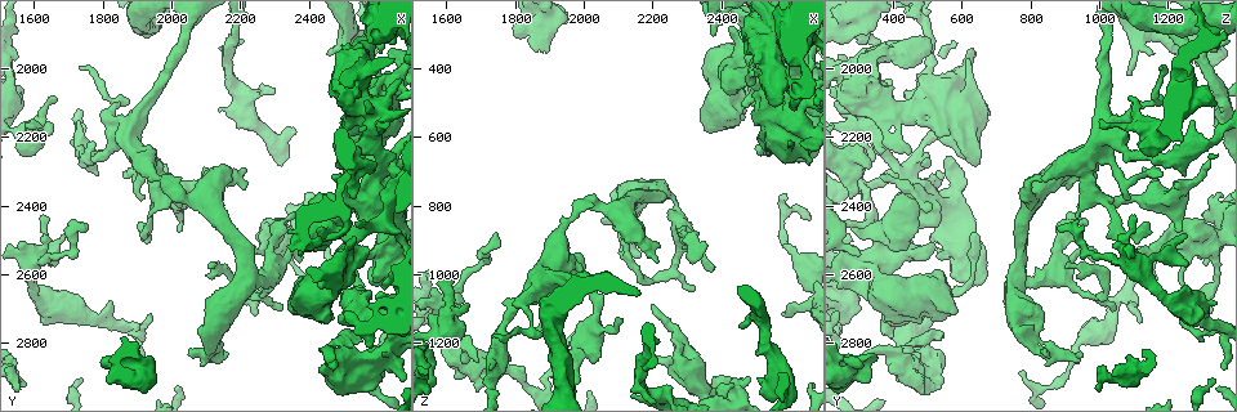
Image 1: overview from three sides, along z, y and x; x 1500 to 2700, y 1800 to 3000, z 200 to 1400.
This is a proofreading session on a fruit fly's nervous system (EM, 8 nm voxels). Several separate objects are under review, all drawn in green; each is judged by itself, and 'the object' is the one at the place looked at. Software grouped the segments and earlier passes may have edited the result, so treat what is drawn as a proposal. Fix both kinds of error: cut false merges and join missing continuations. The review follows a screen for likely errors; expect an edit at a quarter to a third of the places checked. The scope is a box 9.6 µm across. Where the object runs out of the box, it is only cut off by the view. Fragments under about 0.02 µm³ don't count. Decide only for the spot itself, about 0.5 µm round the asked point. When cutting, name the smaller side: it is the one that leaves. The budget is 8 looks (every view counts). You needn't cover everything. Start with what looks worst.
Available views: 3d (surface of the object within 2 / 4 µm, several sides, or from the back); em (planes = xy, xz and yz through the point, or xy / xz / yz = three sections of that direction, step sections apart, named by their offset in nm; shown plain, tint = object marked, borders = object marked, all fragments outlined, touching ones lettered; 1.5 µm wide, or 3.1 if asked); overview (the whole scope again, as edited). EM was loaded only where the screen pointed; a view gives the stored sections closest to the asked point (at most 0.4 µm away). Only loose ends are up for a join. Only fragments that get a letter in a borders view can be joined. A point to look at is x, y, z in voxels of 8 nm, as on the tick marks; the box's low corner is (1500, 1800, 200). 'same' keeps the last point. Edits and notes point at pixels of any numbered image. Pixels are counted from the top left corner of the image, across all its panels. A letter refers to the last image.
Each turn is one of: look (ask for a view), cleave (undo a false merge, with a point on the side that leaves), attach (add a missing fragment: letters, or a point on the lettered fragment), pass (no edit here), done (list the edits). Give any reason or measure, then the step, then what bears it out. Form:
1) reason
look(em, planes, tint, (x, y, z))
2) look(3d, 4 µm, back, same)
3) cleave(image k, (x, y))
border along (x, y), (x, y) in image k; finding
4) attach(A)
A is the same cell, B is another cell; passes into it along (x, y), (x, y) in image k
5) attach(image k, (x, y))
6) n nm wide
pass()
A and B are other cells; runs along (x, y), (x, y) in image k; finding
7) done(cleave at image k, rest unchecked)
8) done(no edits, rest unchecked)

tapers out
look(3d, 4 µm, (2580, 2740, 1120))

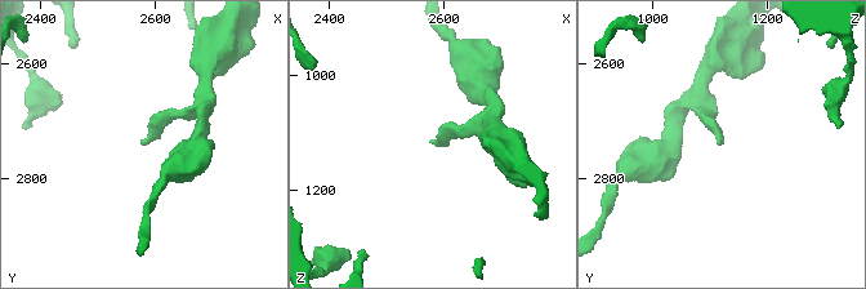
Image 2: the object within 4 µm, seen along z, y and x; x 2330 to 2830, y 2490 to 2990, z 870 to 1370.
look(em, planes, plain, (2580, 2745, 1110))

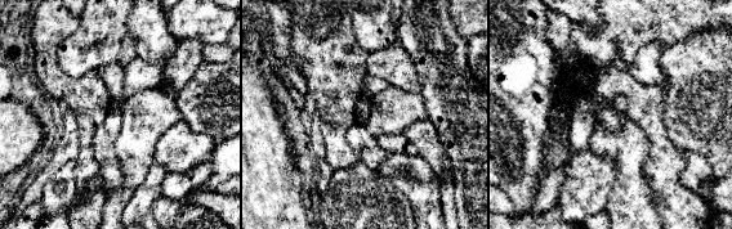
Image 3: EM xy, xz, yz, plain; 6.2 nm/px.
what lies round it
look(em, planes, borders, same)

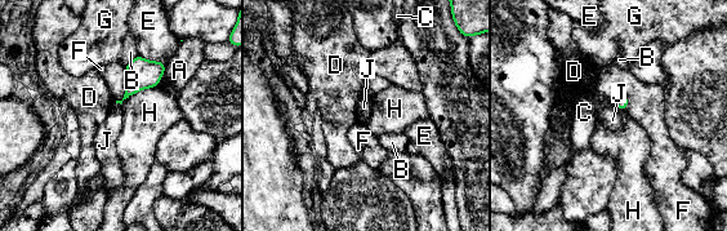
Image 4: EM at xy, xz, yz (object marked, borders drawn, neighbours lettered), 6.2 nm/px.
pass()
A, B, C, D, E, F, G, H and J are other cells; border along (115, 102), (120, 105) in image 4; none of them fits

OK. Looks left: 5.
thick end
look(em, planes, borders, (2500, 2220, 600))

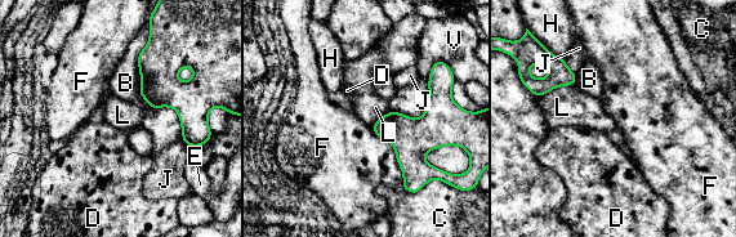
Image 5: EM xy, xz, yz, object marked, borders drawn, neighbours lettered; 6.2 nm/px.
pass()
B, C, D, E, F, H, J, L and V are other cells; border along (371, 125), (392, 146), (402, 187) in image 5; none of them fits

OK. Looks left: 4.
thin end
look(em, xz, step 8, tint, (2590, 2880, 760))

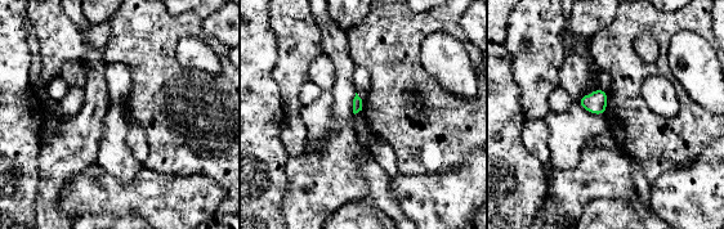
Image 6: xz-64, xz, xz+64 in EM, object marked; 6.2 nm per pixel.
see the neighbours
look(em, xz, step 8, borders, same)

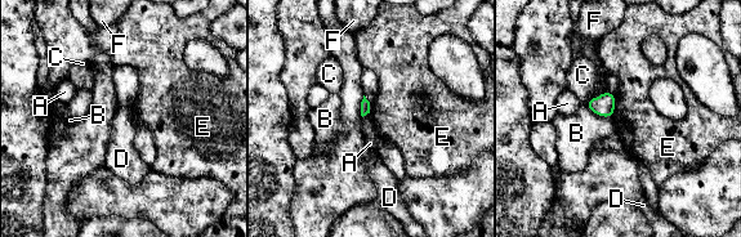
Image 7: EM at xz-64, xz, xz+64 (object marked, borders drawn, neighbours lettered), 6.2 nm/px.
B touches over 190 nm
pass()
A, B, C, D, E and F are other cells; no lettered fragment goes on from it

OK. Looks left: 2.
thin neck
look(em, planes, borders, (1970, 2320, 810))

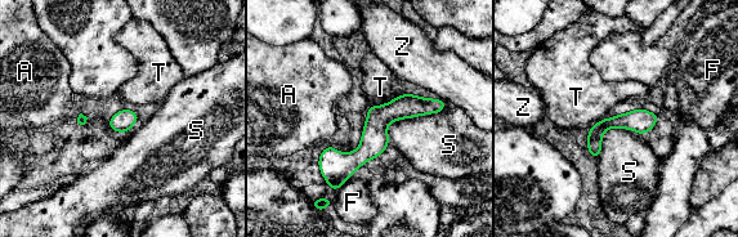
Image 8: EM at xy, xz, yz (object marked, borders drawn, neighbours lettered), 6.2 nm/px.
S touches over 380 nm
pass()
A, F, S, T and Z are other cells; runs along (442, 103), (394, 110), (335, 186) in image 8; all the same neuron

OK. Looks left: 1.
done(no edits, rest unchecked)

